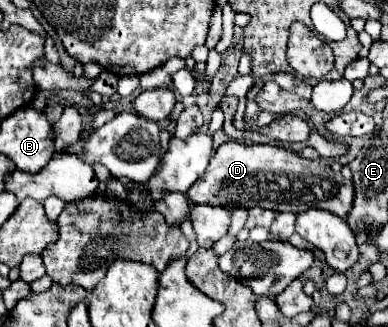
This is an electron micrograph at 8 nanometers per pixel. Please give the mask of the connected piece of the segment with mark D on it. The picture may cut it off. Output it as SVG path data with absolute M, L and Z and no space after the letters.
M227 141L219 145L211 157L207 173L195 181L185 193L195 205L211 205L233 209L267 207L273 211L303 213L309 209L325 209L339 217L347 217L353 205L353 183L335 173L321 161L301 159L297 153L277 145L253 145Z

